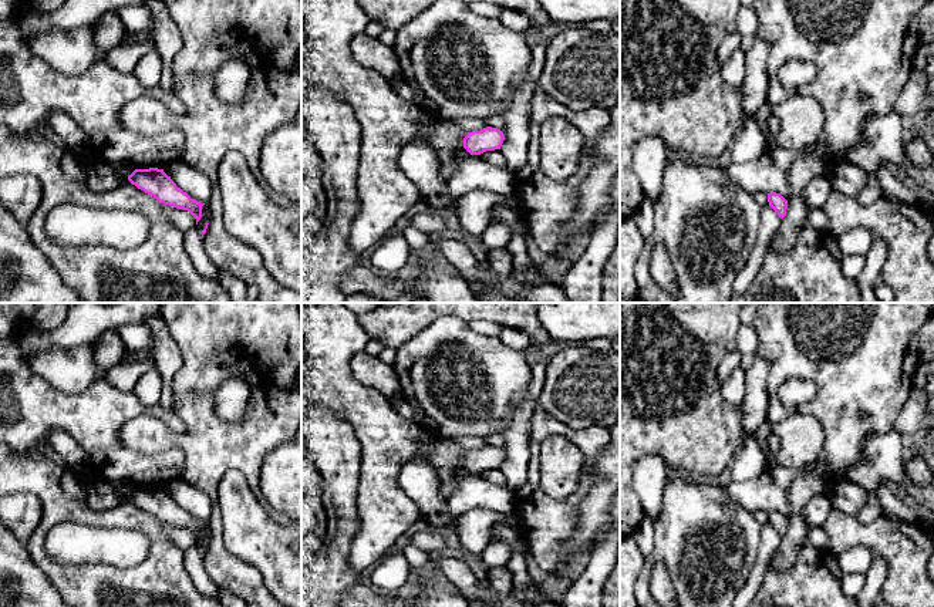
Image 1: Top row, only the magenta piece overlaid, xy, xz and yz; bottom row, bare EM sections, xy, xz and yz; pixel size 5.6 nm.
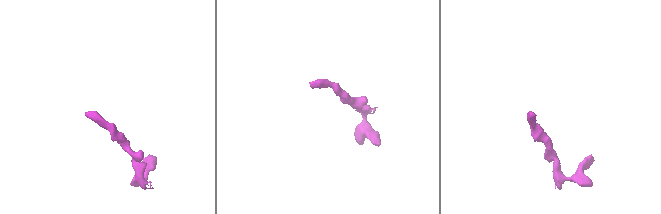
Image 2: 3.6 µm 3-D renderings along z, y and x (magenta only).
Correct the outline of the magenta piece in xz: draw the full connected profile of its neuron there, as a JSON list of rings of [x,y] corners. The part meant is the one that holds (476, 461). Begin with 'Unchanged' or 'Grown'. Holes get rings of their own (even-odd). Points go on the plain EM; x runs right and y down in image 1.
Unchanged. [[[486,445],[481,449],[468,451],[463,456],[463,466],[471,473],[481,473],[486,469],[500,468],[505,459],[503,451],[498,446]]]

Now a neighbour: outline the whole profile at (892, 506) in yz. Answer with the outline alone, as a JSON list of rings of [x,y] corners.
[[[881,483],[877,488],[877,499],[883,513],[891,519],[914,523],[917,520],[916,512],[906,506],[891,490],[890,485]]]

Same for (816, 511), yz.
[[[826,493],[813,496],[803,507],[803,519],[806,525],[823,527],[832,507],[833,505]]]

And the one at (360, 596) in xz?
[[[357,584],[338,598],[340,607],[414,607],[418,591],[398,594],[375,594],[367,586]]]

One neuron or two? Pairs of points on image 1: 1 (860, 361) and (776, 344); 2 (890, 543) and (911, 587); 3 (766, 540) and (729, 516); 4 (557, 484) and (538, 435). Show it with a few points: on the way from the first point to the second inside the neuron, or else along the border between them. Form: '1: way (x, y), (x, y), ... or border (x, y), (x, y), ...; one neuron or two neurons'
1: way (839, 366), (826, 366), (818, 373), (798, 353); one neuron
2: way (902, 555), (907, 560), (907, 576); one neuron
3: border (761, 526), (757, 562), (751, 569); two neurons
4: border (570, 439), (550, 437), (545, 442), (539, 479); two neurons

